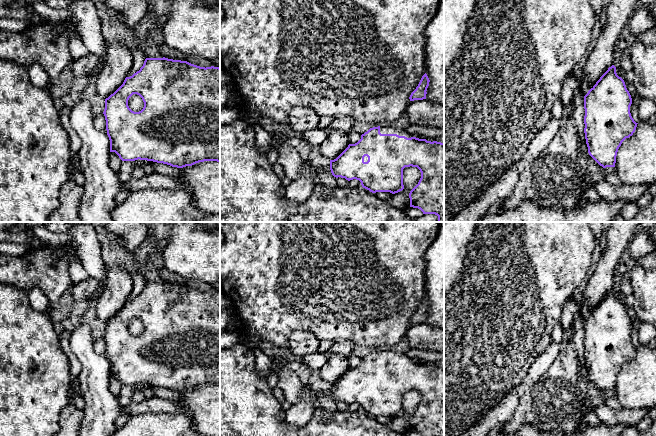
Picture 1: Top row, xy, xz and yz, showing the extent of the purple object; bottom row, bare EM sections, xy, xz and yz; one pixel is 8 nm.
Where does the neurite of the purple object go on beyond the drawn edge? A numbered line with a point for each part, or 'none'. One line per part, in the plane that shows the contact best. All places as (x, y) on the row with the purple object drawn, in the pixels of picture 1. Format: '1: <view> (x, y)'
1: xz (383, 129)

